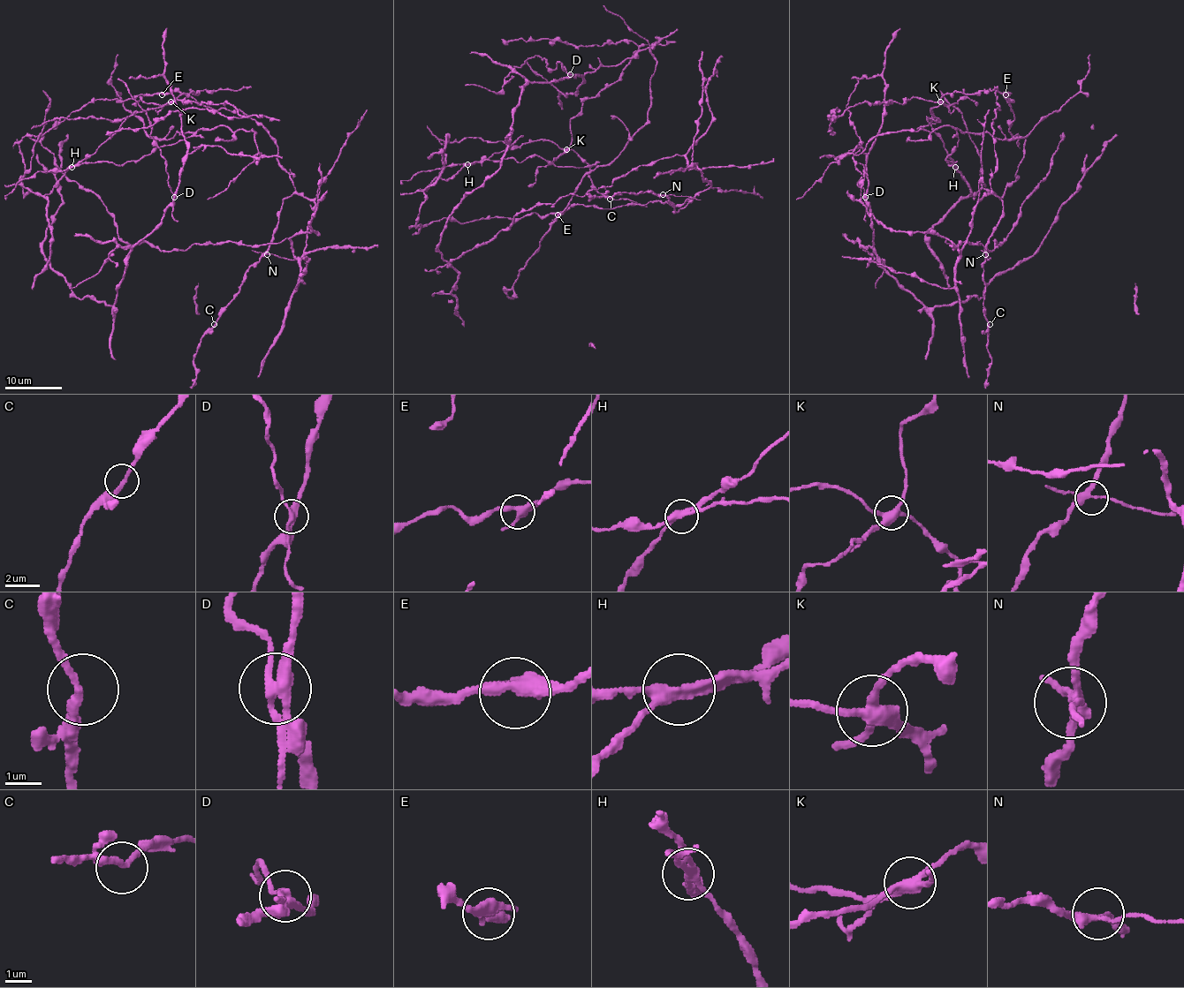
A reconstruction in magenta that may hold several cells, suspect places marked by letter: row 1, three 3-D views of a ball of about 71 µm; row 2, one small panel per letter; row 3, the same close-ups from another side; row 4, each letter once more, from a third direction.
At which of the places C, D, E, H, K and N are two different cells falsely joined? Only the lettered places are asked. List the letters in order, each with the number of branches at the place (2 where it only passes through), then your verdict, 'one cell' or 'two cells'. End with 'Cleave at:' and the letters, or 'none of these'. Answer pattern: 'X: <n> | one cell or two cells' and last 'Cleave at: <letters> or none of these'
C: 2 | one cell
D: 3 | two cells
E: 3 | one cell
H: 3 | two cells
K: 4 | two cells
N: 4 | one cell
Cleave at: D, H, K

